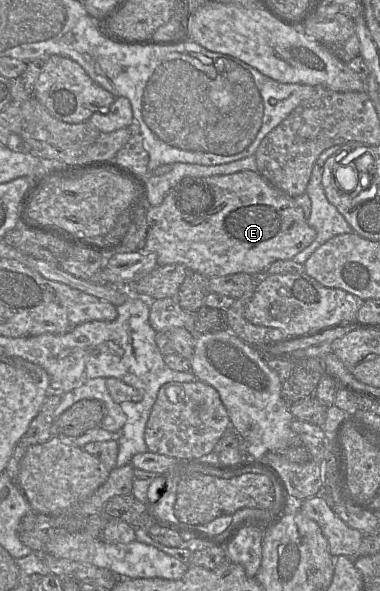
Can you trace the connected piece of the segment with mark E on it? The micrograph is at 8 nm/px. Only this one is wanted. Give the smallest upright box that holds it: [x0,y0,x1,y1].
[105,171,316,278]

